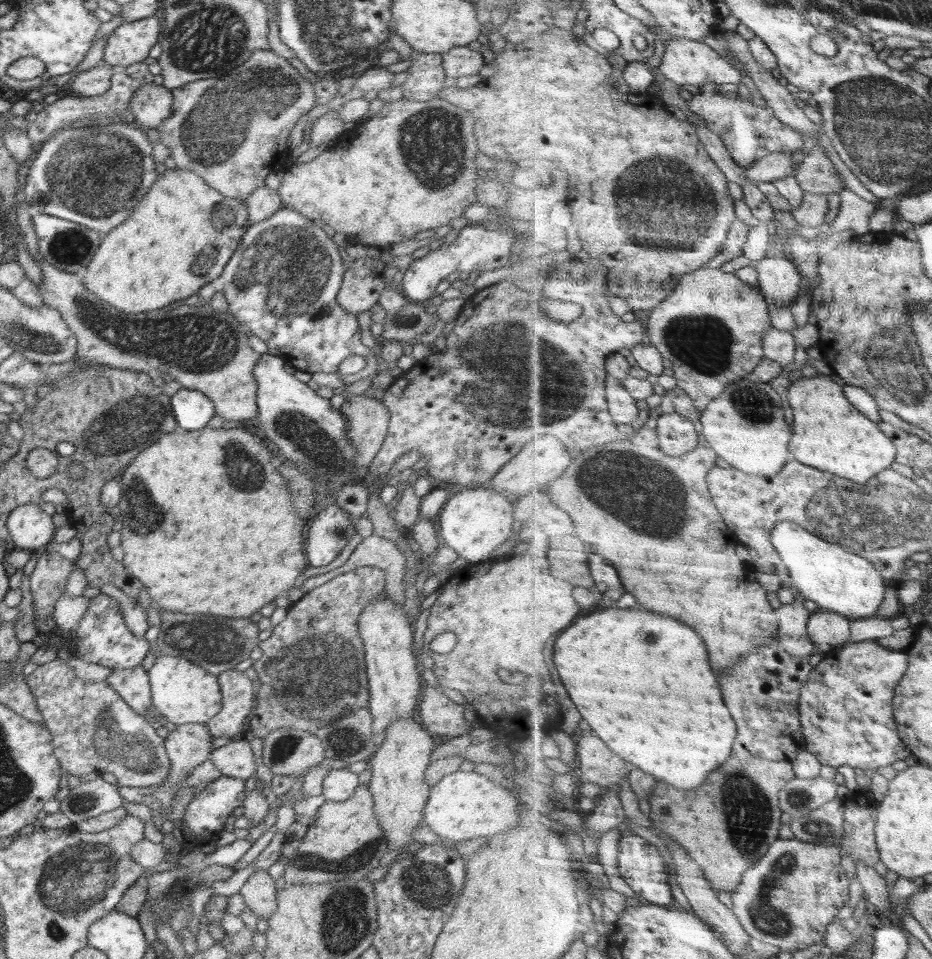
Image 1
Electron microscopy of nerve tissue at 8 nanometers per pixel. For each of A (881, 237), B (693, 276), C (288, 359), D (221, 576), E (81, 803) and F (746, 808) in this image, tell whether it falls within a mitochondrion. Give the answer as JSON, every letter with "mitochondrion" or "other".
{"A":"other","B":"other","C":"other","D":"other","E":"mitochondrion","F":"mitochondrion"}

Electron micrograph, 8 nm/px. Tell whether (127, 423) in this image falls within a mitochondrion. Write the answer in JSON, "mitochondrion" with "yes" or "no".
{"mitochondrion":"yes"}

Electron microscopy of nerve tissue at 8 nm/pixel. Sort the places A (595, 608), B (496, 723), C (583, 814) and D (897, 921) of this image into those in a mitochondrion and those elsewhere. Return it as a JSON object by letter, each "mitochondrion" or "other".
{"A":"other","B":"other","C":"other","D":"other"}

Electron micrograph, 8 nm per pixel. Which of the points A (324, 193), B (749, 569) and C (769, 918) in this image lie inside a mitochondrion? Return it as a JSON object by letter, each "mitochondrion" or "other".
{"A":"other","B":"other","C":"mitochondrion"}

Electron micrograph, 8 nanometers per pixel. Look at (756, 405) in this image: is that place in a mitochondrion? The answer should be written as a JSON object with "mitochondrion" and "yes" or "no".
{"mitochondrion":"yes"}

